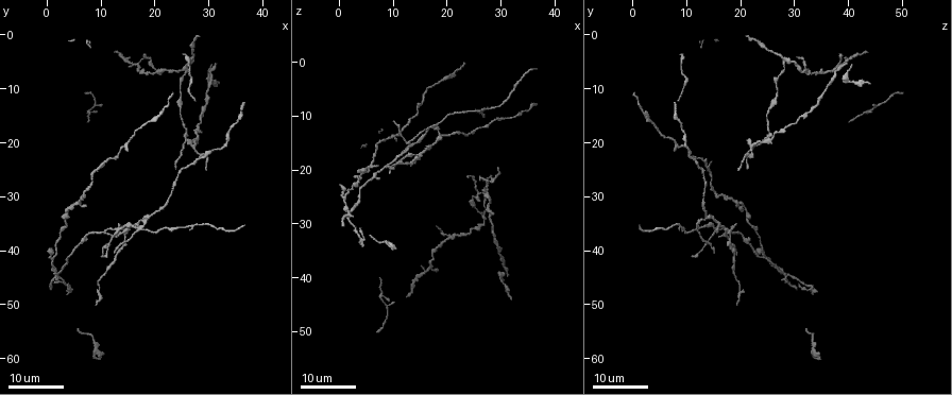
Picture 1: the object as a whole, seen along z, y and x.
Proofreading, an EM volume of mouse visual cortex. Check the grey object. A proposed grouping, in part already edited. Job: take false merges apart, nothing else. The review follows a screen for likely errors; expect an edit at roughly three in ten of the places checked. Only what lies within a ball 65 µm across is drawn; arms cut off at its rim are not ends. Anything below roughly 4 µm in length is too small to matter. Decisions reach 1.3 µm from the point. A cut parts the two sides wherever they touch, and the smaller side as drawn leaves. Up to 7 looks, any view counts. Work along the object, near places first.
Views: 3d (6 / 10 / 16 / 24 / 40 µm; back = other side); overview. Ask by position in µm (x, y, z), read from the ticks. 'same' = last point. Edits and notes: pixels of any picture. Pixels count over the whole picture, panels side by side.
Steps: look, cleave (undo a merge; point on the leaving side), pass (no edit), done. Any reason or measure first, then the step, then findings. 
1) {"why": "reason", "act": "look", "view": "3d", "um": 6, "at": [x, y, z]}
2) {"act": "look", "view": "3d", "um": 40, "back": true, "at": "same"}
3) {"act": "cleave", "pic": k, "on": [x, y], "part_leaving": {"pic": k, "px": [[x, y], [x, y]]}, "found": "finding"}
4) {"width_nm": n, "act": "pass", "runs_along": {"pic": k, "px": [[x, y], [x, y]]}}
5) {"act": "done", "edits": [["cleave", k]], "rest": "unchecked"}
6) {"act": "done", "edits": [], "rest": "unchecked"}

{"why": "small branch off a trunk", "act": "look", "view": "3d", "um": 16, "at": [17.5, 35.5, 11.5]}

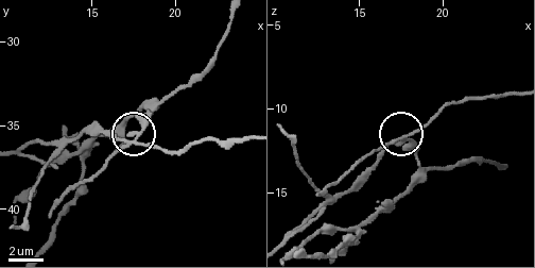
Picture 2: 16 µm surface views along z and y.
{"act": "look", "view": "3d", "um": 6, "at": [17.5, 36.0, 11.8]}

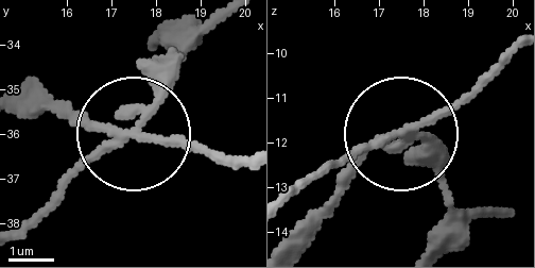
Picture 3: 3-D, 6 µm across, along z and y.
{"width_nm": 200, "act": "cleave", "pic": 3, "on": [189, 147], "found": "a second cell is stuck on"}

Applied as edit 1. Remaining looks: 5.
{"act": "look", "view": "3d", "um": 16, "at": [24.5, 25.0, 13.0]}

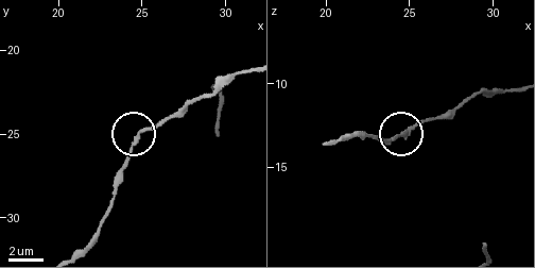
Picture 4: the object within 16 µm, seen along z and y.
{"why": "closer look", "act": "look", "view": "3d", "um": 10, "at": [24.9, 25.1, 13.2]}

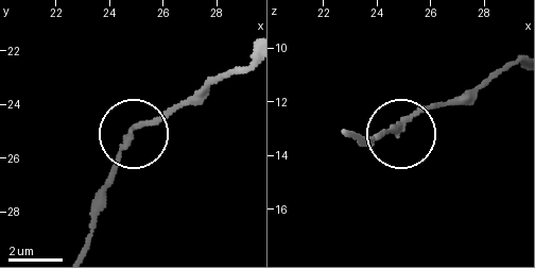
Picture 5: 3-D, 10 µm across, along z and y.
{"act": "pass", "runs_along": {"pic": 5, "px": [[81, 250], [124, 140], [184, 101]]}, "found": "one cell here"}

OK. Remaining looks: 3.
{"act": "look", "view": "3d", "um": 24, "at": [20.5, 6.5, 32.5]}

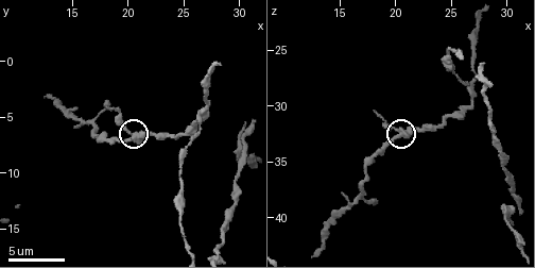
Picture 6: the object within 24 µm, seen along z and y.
{"why": "zoom in", "act": "look", "view": "3d", "um": 6, "at": [20.4, 6.6, 32.2]}

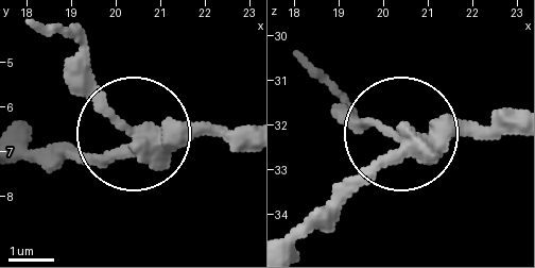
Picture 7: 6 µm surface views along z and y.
{"side_arm_um": 25, "act": "pass", "runs_along": {"pic": 7, "px": [[240, 136], [137, 132], [72, 60]]}, "found": "one cell here"}

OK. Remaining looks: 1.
{"why": "four or more arms meet", "act": "look", "view": "3d", "um": 10, "at": [26.8, 4.4, 28.4]}

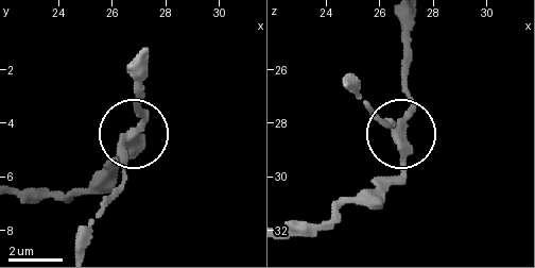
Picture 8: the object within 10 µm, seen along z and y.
{"act": "cleave", "pic": 8, "on": [123, 182], "part_leaving": {"pic": 8, "px": [[122, 148], [119, 194], [95, 221], [83, 249]]}, "found": "a second cell is stuck on"}

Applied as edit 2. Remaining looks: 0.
{"act": "done", "edits": [["cleave", 3], ["cleave", 8]], "rest": "unchecked"}

